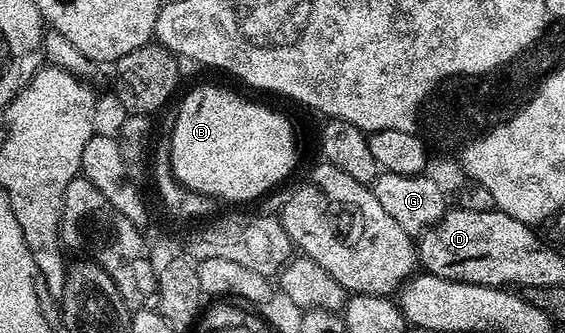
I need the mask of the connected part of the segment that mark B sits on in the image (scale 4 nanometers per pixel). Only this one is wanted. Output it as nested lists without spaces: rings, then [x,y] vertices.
[[[198,85],[183,99],[174,130],[169,130],[168,136],[171,139],[171,171],[175,180],[194,193],[218,201],[254,201],[264,196],[273,185],[280,184],[298,161],[294,129],[284,114],[218,85]]]

